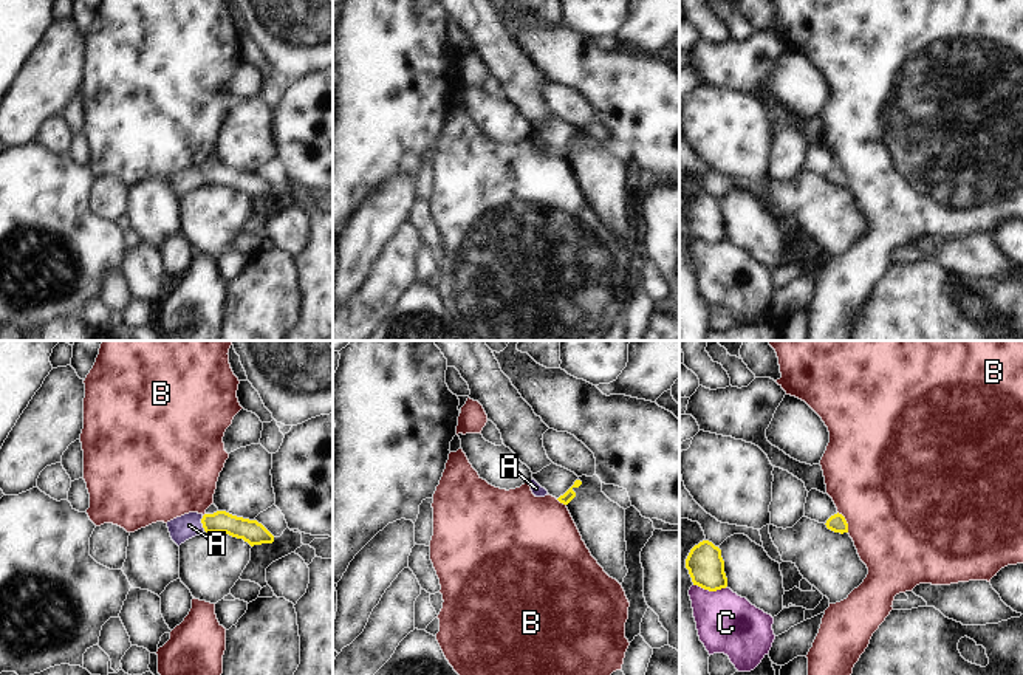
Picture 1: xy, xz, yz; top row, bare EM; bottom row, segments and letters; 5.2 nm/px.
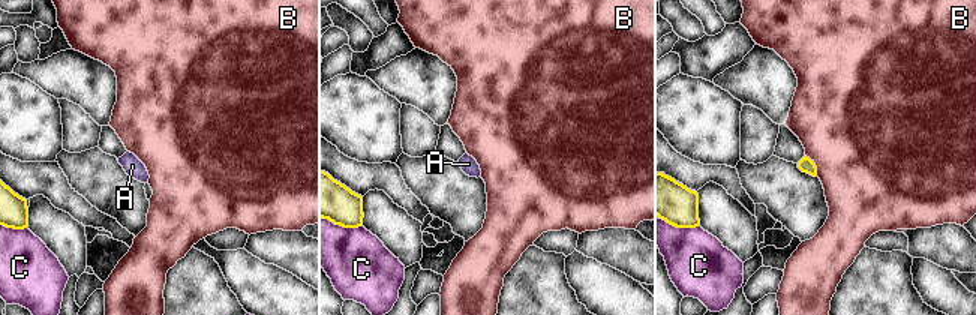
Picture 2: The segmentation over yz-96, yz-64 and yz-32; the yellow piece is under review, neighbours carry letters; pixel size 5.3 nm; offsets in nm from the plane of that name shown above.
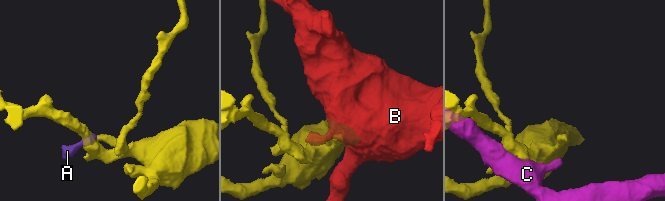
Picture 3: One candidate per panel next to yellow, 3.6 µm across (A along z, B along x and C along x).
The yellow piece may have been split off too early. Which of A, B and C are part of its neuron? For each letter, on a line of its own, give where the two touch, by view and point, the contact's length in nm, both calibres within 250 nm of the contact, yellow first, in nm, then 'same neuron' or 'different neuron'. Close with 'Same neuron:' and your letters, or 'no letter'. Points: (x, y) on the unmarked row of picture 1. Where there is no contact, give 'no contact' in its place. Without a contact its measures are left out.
A: meets yellow in xy at (201, 175); contact 80 nm long; 110 nm thick on the yellow side, 130 nm on the other; same neuron
B: meets yellow in yz at (845, 175); contact 130 nm long; 90 nm thick on the yellow side, 480 nm on the other; different neuron
C: meets yellow in yz at (711, 243); contact 180 nm long; 190 nm thick on the yellow side, 320 nm on the other; different neuron
Same neuron: A

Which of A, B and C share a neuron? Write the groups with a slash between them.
A / B / C

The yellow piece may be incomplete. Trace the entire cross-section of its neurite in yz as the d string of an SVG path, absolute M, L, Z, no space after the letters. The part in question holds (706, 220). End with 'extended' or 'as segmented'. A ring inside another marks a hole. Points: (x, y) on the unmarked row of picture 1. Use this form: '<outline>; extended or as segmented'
M703 194L690 203L686 212L686 221L693 238L709 245L727 240L721 203L709 194Z; as segmented

